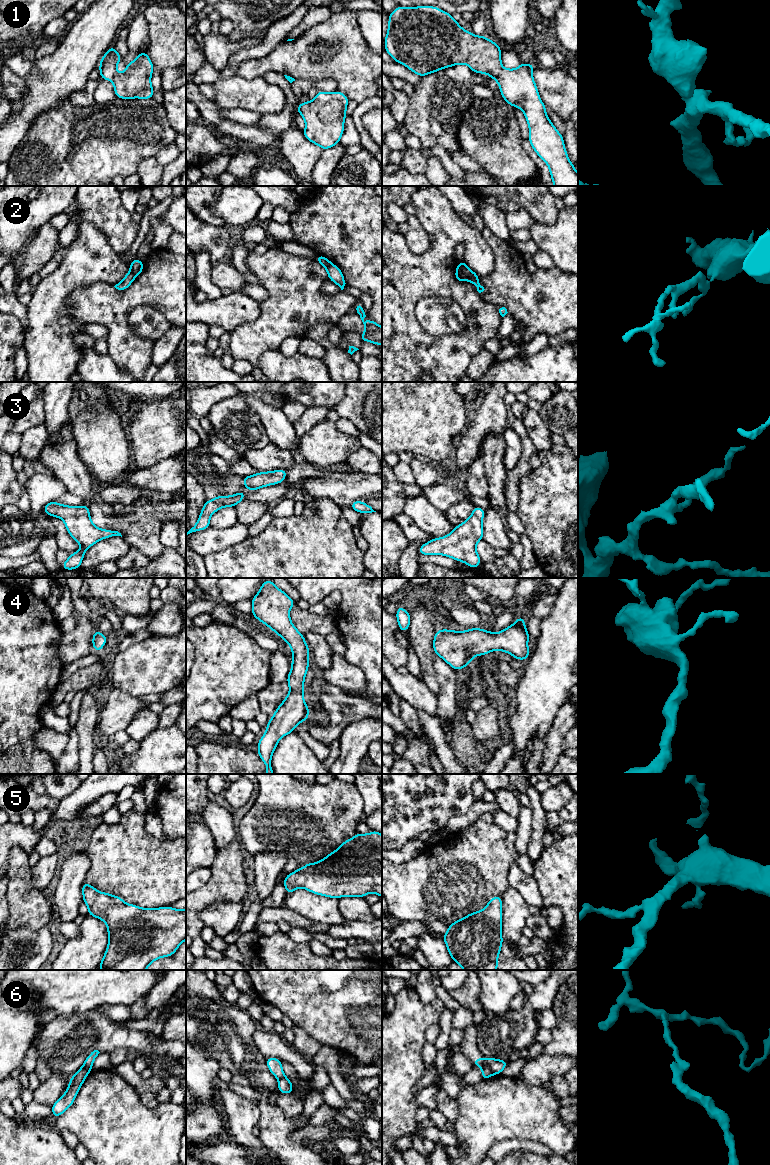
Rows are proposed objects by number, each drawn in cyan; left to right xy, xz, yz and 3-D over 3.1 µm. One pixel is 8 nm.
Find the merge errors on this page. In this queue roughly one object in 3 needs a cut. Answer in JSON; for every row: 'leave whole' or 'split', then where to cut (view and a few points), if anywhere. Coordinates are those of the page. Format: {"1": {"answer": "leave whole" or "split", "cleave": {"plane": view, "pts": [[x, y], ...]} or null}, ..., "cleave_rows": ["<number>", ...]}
{"1": {"answer": "leave whole", "cleave": null}, "2": {"answer": "split", "cleave": {"plane": "yz", "pts": [[457, 267], [466, 279]]}}, "3": {"answer": "leave whole", "cleave": null}, "4": {"answer": "leave whole", "cleave": null}, "5": {"answer": "leave whole", "cleave": null}, "6": {"answer": "split", "cleave": {"plane": "yz", "pts": [[485, 1059], [493, 1073]]}}, "cleave_rows": ["2", "6"]}

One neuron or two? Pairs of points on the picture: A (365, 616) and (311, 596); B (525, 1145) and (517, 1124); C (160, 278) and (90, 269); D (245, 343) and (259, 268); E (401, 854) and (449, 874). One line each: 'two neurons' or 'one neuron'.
A: one neuron
B: two neurons
C: two neurons
D: one neuron
E: two neurons

